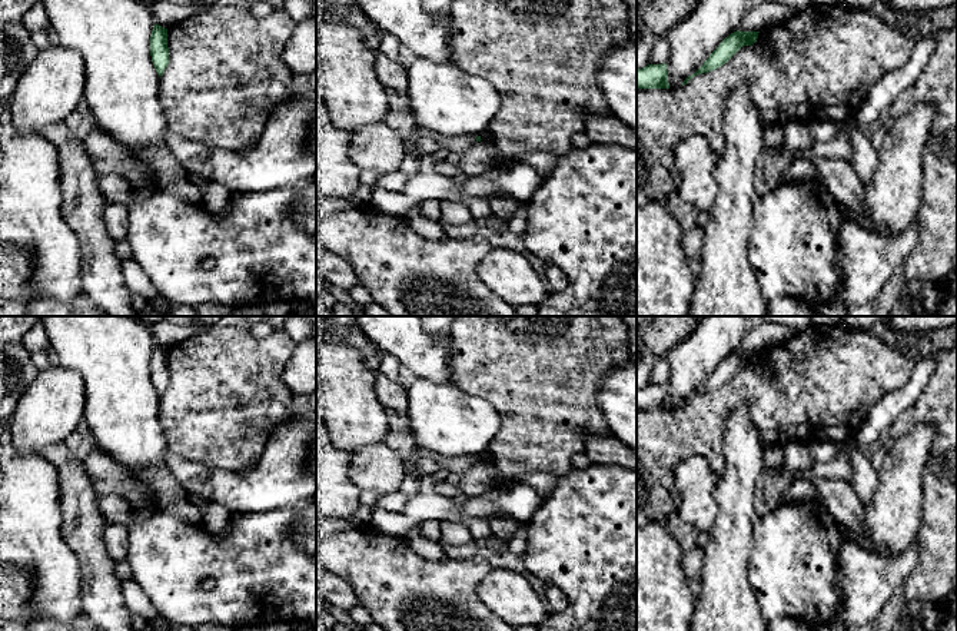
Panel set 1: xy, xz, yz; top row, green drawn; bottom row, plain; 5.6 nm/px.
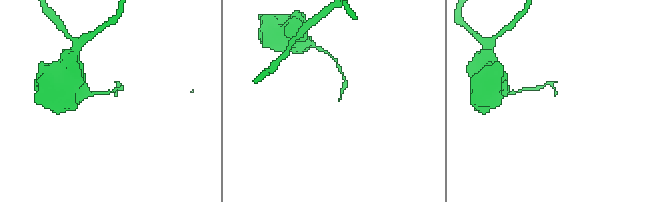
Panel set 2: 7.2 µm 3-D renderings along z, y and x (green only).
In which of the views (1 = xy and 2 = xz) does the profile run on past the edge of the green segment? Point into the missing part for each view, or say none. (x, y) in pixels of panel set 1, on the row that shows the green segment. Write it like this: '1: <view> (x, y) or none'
1: none
2: none

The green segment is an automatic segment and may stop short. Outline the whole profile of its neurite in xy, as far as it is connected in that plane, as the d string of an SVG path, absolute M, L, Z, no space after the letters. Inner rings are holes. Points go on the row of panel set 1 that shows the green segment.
M156 23L150 36L150 56L160 77L169 64L167 29Z

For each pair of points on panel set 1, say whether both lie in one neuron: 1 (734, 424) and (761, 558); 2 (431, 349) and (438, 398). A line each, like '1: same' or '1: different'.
1: different
2: different

